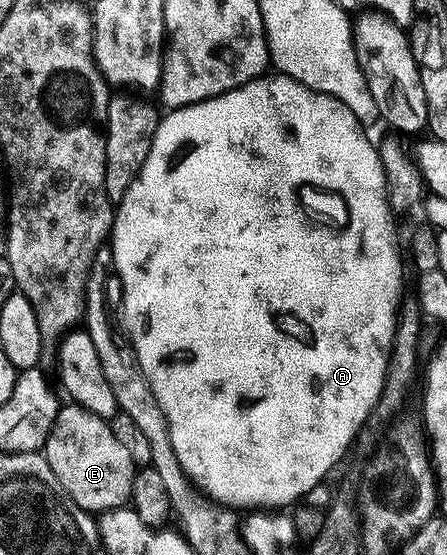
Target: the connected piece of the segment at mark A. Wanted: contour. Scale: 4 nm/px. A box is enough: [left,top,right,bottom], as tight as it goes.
[112,73,404,509]

